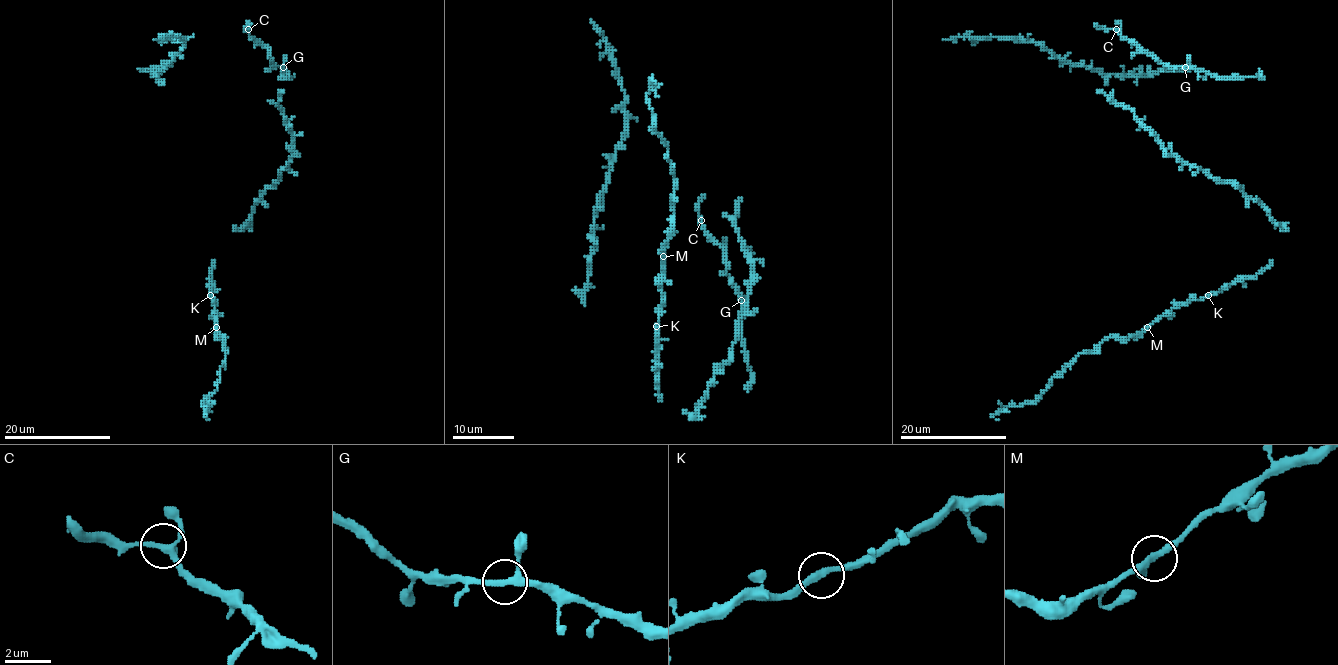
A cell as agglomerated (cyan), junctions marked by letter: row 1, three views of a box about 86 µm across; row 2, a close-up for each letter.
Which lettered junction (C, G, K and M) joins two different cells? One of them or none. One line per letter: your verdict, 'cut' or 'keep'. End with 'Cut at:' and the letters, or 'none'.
C: keep
G: keep
K: keep
M: keep
Cut at: none

